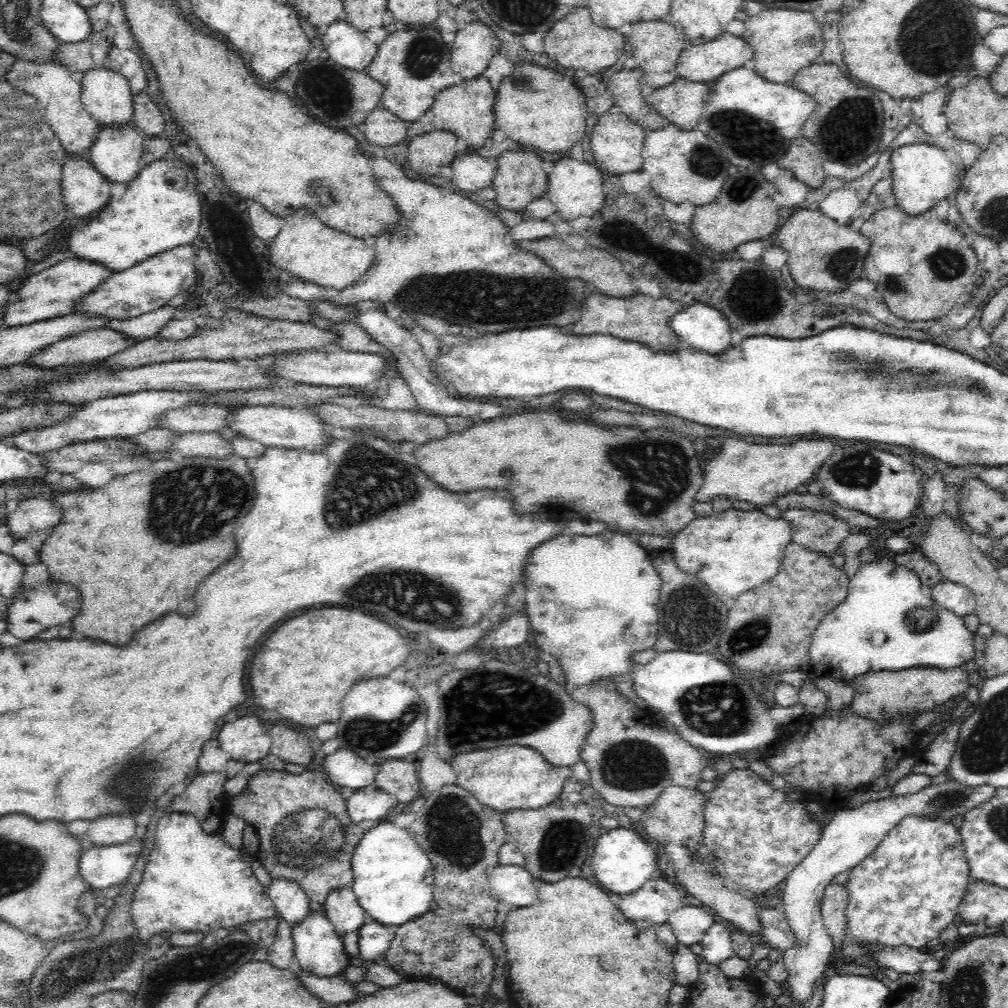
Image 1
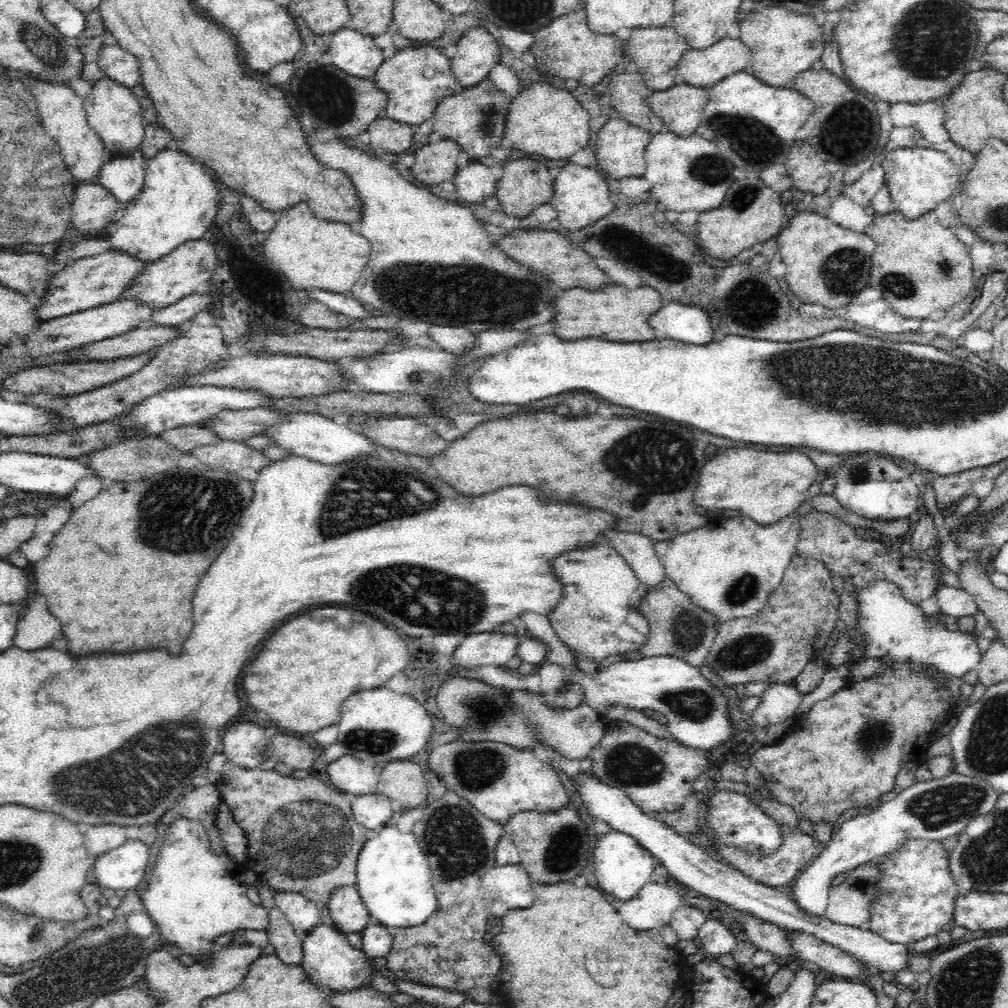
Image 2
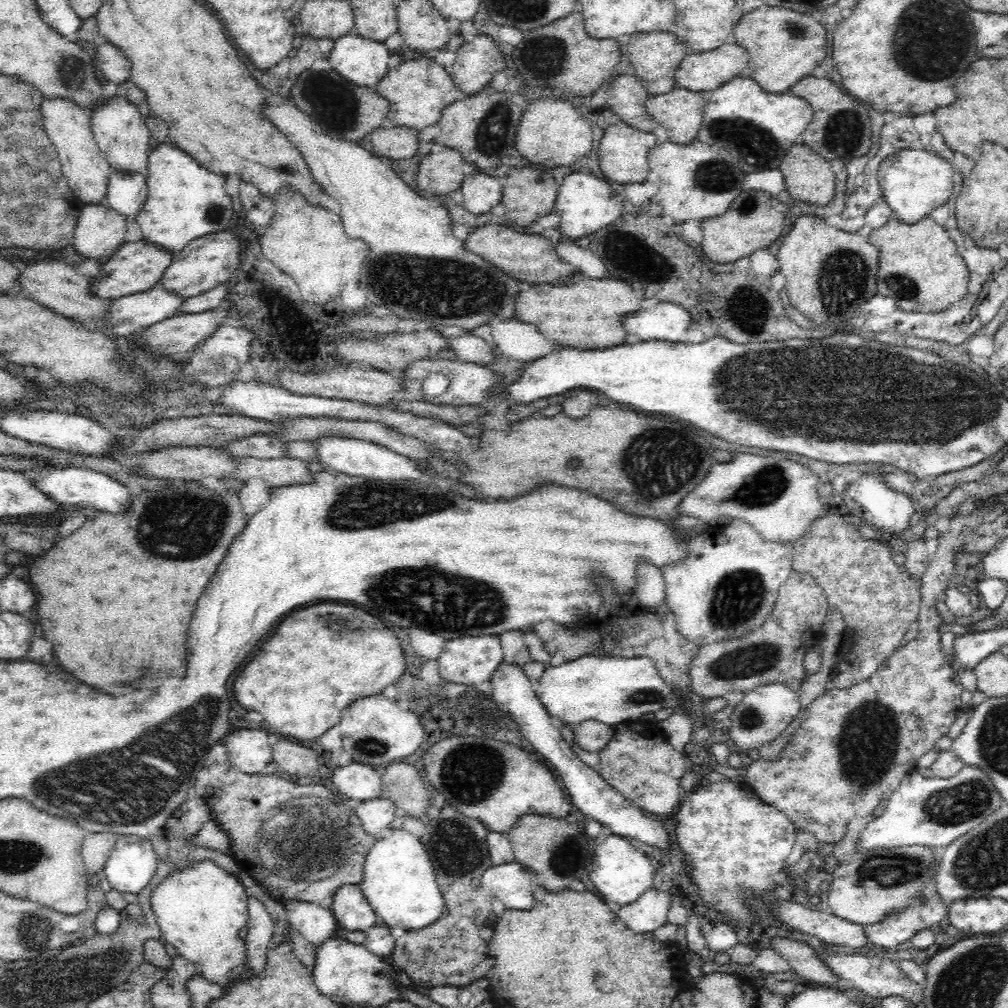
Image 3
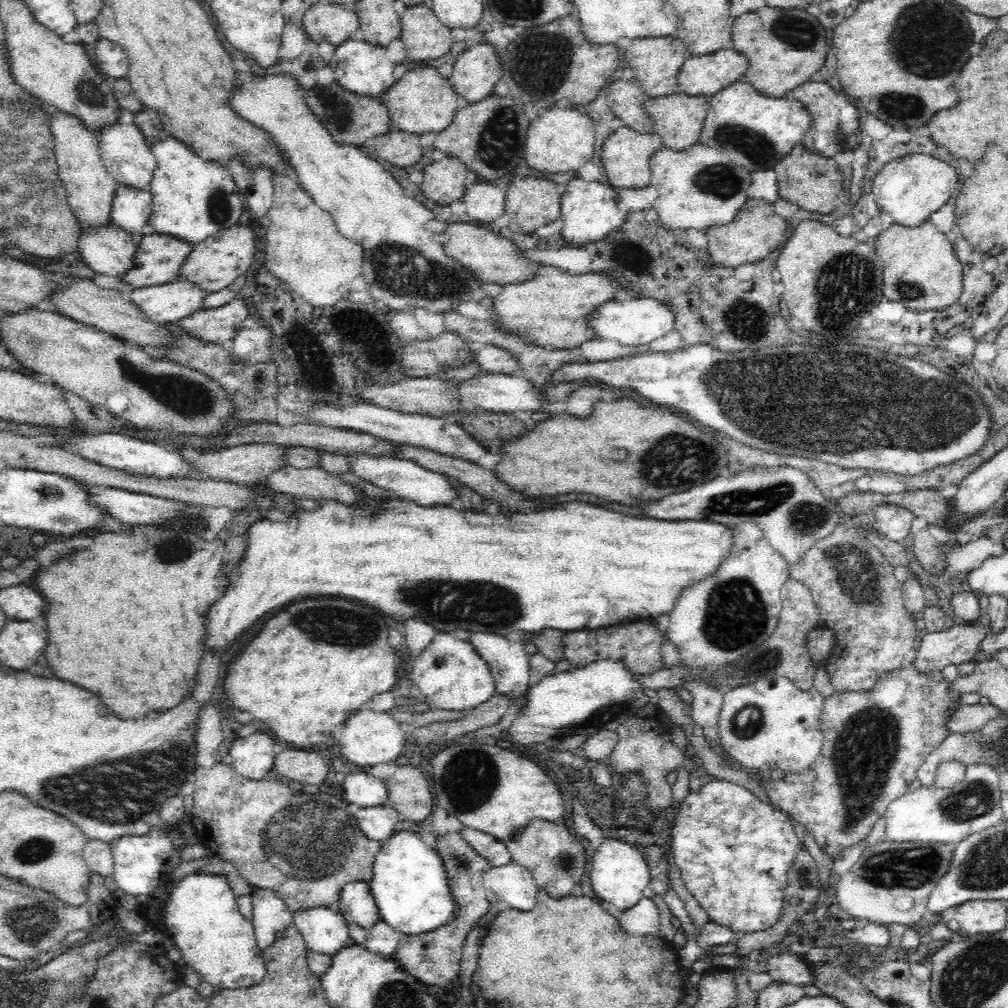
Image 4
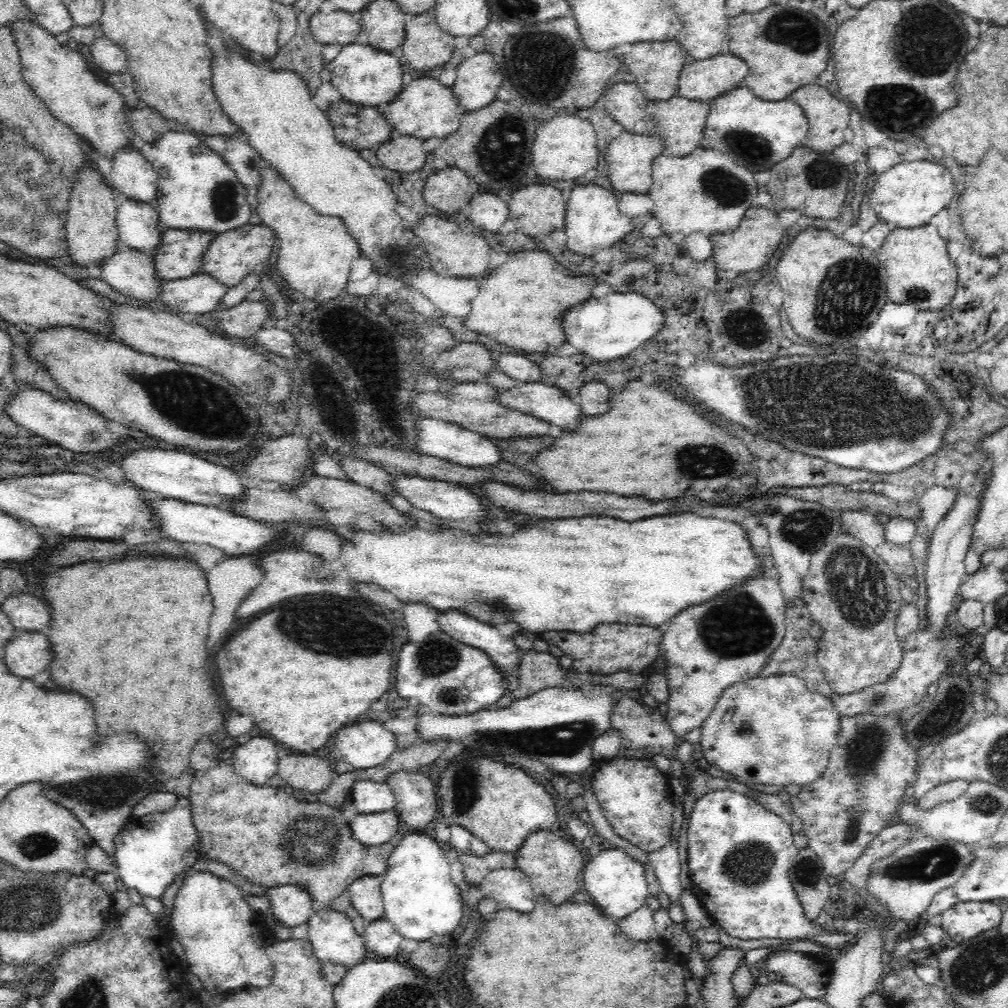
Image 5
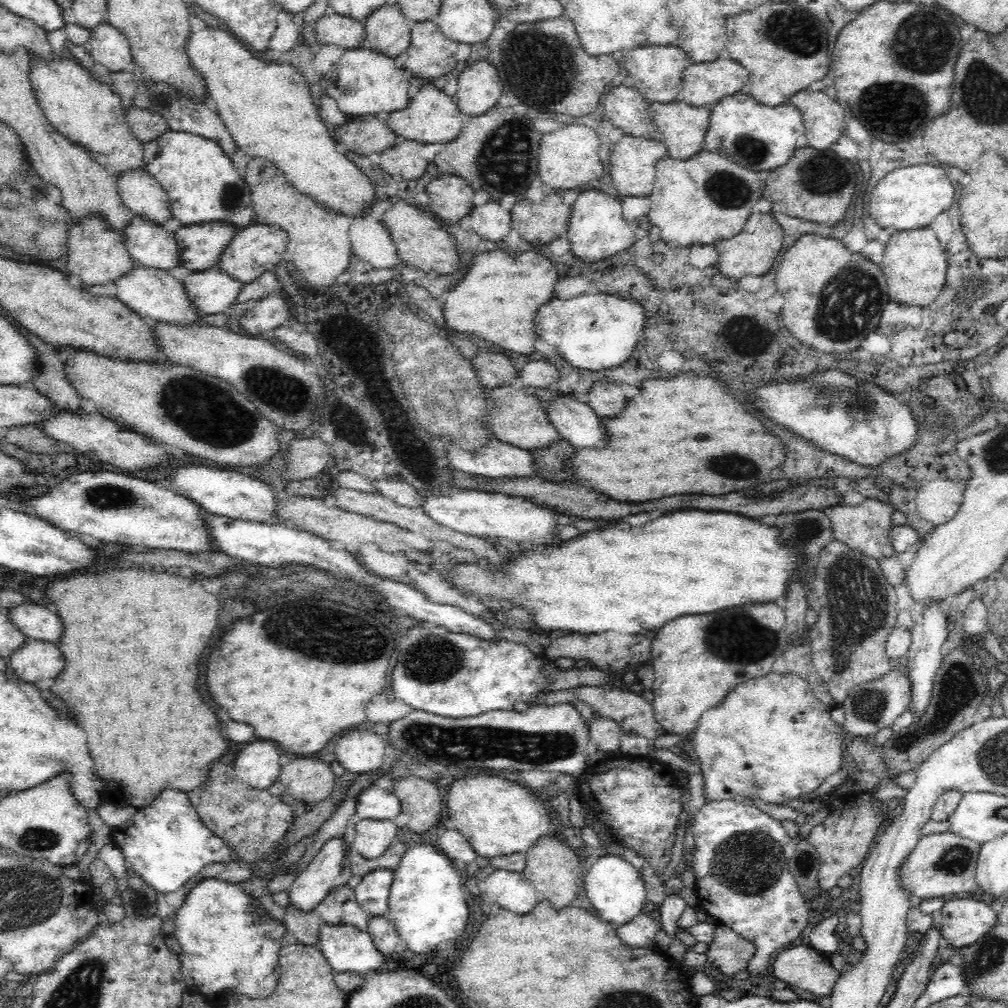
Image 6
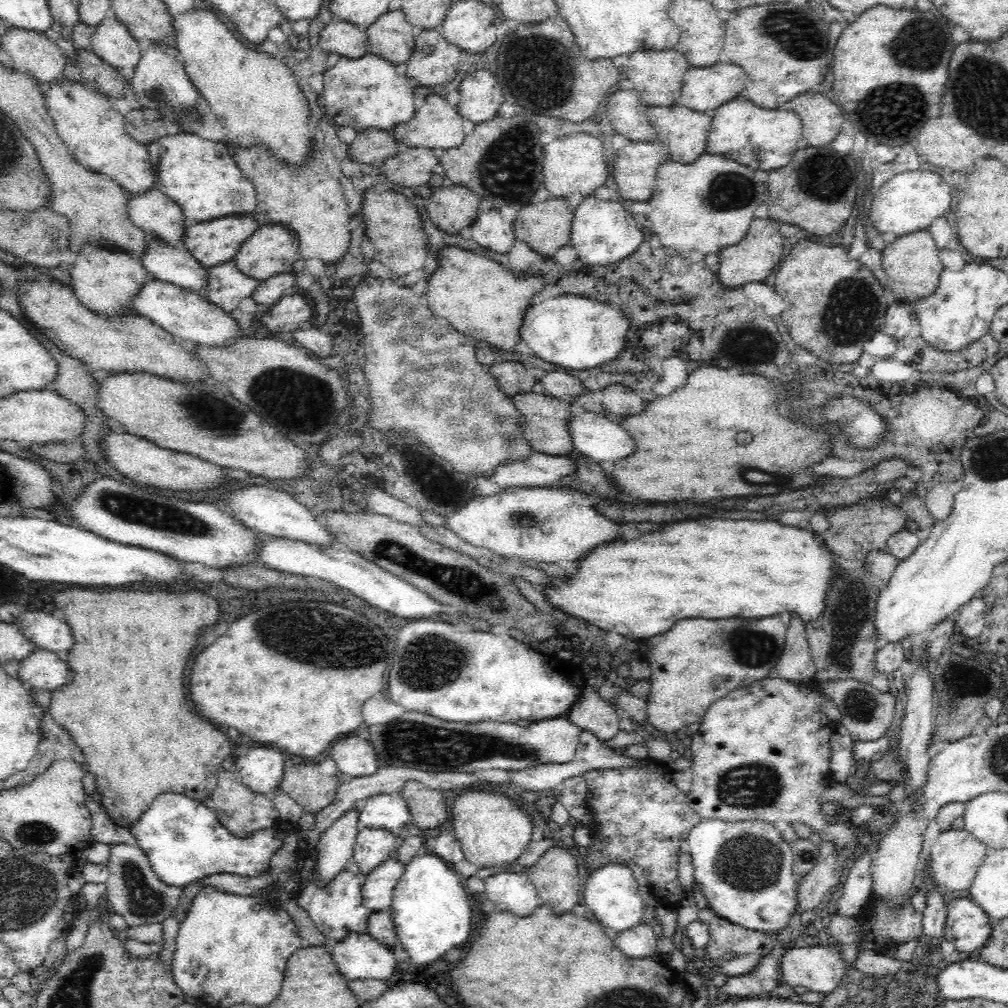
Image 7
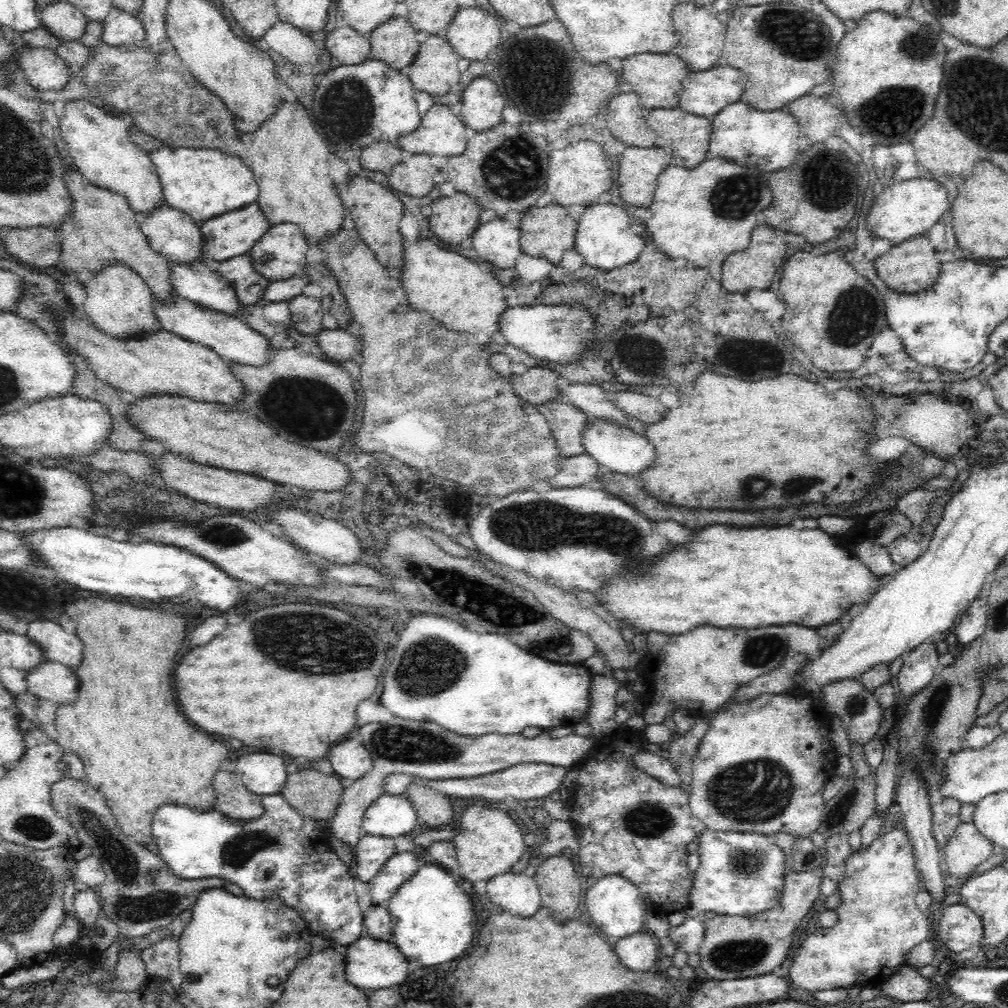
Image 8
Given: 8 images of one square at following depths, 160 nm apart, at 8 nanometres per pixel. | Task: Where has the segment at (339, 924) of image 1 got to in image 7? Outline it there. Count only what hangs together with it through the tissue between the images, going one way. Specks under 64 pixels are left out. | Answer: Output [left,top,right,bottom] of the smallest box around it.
[361,857,405,912]

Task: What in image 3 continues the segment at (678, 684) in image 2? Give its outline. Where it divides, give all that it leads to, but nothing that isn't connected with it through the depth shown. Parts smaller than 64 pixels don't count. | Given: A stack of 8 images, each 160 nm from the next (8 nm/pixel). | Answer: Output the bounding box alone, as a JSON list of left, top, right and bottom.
[535,655,694,754]

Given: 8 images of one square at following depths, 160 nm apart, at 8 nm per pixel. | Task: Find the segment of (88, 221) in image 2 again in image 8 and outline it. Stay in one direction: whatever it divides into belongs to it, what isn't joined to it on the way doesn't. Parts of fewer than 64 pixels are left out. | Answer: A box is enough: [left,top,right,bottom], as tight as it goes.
[153,297,275,368]

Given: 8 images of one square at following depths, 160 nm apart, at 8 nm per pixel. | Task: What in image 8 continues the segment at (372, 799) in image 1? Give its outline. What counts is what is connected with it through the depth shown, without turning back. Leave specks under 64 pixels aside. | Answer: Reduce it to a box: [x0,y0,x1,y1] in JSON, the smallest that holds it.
[355,835,397,882]

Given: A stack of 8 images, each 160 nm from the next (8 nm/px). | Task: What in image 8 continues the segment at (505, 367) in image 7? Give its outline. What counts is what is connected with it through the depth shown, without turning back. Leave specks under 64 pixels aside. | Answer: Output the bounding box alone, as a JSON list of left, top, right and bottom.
[510,368,563,406]

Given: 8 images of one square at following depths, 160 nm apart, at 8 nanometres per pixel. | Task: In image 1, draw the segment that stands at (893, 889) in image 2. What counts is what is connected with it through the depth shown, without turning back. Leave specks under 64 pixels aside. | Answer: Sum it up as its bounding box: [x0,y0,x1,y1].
[840,816,970,958]

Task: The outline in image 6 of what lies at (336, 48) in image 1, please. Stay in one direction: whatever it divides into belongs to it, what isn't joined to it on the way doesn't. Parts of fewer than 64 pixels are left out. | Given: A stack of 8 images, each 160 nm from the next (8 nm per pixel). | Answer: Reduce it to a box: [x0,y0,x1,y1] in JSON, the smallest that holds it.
[323,49,410,120]

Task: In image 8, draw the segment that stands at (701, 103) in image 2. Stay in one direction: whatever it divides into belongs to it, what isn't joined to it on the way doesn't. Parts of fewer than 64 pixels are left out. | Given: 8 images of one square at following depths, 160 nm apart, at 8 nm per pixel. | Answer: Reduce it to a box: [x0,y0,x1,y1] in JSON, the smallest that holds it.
[645,108,713,169]

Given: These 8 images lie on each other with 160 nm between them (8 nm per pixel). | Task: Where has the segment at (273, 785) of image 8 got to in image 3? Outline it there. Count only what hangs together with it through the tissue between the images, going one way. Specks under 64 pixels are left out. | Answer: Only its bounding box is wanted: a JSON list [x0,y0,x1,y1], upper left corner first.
[226,730,273,774]

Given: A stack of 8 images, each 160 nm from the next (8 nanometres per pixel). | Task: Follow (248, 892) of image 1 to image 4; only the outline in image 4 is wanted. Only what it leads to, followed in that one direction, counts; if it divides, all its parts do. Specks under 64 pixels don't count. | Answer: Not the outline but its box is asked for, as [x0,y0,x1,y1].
[161,872,266,990]

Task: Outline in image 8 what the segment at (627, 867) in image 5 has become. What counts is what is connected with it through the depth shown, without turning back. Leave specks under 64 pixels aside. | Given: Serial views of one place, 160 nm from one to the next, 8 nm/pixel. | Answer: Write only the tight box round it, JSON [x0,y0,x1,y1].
[585,875,644,939]

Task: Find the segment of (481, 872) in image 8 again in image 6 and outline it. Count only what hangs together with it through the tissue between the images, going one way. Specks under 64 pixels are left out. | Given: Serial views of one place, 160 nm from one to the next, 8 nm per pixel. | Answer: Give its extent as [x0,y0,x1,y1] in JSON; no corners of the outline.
[448,774,550,858]

